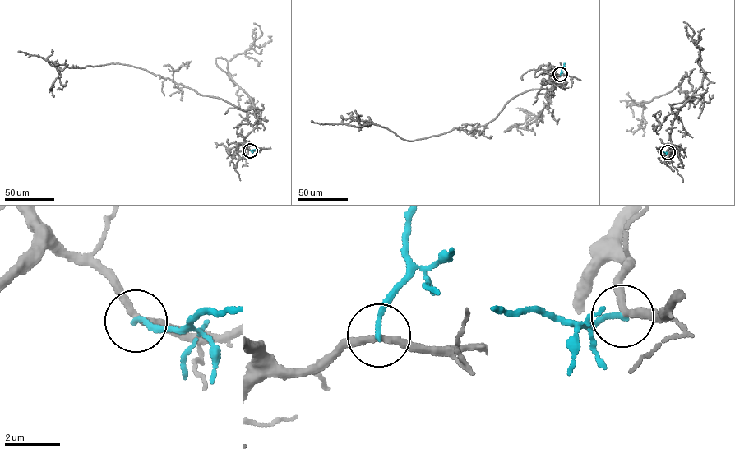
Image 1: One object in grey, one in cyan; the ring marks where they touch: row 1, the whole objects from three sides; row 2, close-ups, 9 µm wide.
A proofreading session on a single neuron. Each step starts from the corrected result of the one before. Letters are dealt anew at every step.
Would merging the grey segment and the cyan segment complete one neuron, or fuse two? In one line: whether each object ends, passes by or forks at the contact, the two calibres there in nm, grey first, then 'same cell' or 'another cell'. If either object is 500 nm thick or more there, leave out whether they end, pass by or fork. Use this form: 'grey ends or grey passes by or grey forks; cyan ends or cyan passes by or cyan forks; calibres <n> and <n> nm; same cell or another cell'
grey passes by; cyan ends; calibres 240 and 190 nm; another cell

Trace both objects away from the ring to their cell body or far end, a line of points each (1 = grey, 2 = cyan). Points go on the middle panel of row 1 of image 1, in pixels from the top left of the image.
1: (561, 74), (552, 87), (519, 94), (470, 131), (407, 141), (378, 125), (311, 120)
2: (560, 74), (565, 63)

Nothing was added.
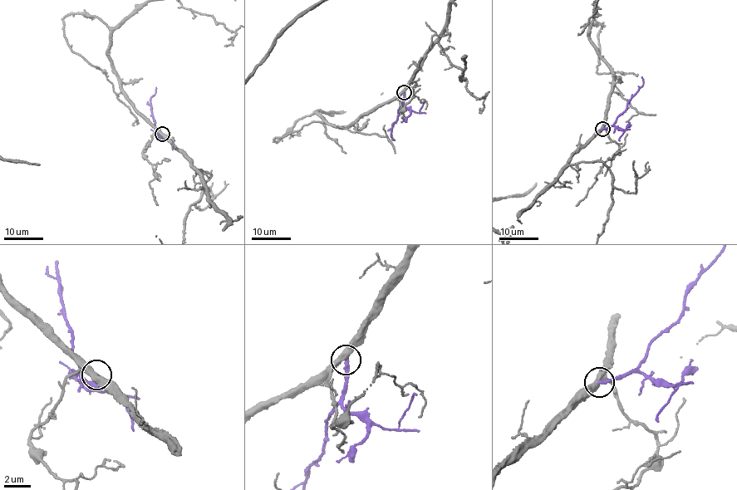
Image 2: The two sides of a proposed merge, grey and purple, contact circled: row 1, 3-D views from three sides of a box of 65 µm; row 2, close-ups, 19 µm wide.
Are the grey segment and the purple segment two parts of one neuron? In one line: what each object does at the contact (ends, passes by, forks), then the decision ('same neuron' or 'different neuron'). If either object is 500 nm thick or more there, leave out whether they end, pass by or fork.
grey passes by; purple ends there; same neuron

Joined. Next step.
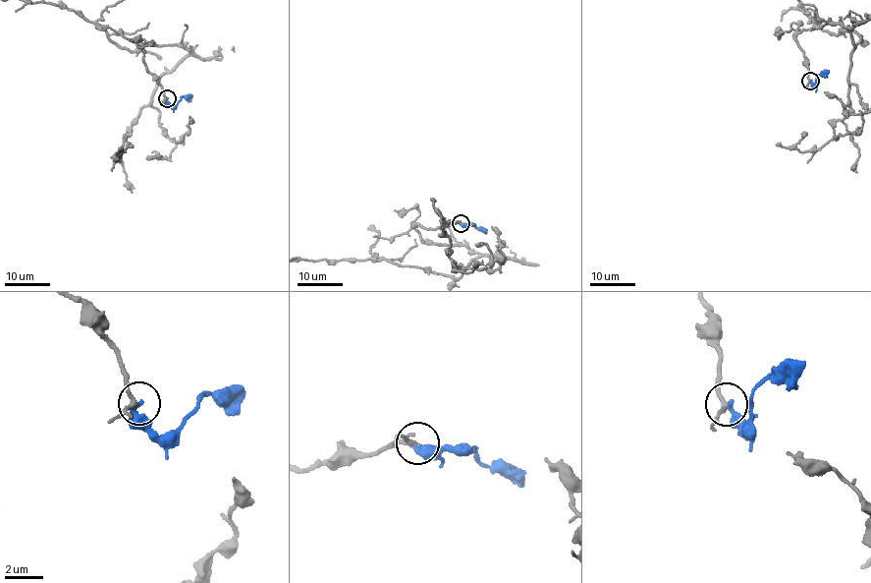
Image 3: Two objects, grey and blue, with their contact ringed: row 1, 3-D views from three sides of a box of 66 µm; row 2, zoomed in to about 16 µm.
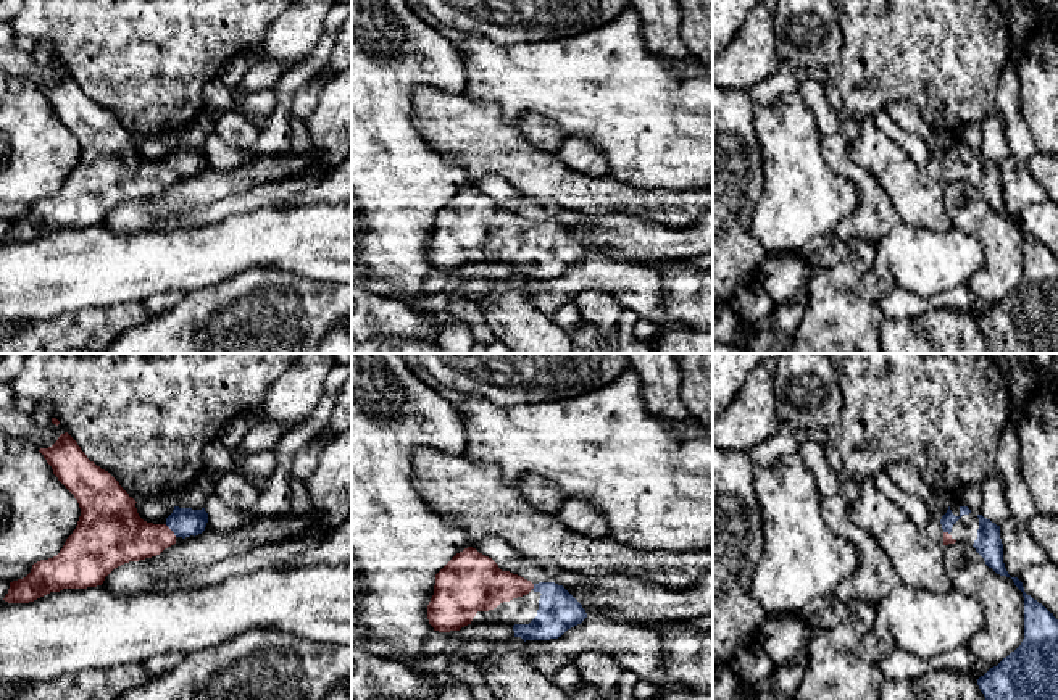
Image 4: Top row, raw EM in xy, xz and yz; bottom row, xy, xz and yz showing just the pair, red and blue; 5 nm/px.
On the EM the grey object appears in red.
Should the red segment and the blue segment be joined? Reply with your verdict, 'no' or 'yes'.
yes

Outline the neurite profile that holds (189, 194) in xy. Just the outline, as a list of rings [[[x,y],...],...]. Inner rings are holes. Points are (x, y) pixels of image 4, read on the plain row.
[[[252,153],[242,165],[227,169],[227,171],[202,171],[194,177],[184,177],[176,181],[174,184],[165,187],[160,194],[150,197],[148,210],[156,218],[179,218],[187,213],[192,213],[198,208],[210,206],[211,203],[232,197],[240,195],[253,189],[255,185],[269,182],[269,181],[281,181],[289,179],[297,174],[302,174],[311,163],[316,160],[314,153],[305,155],[260,155]]]

